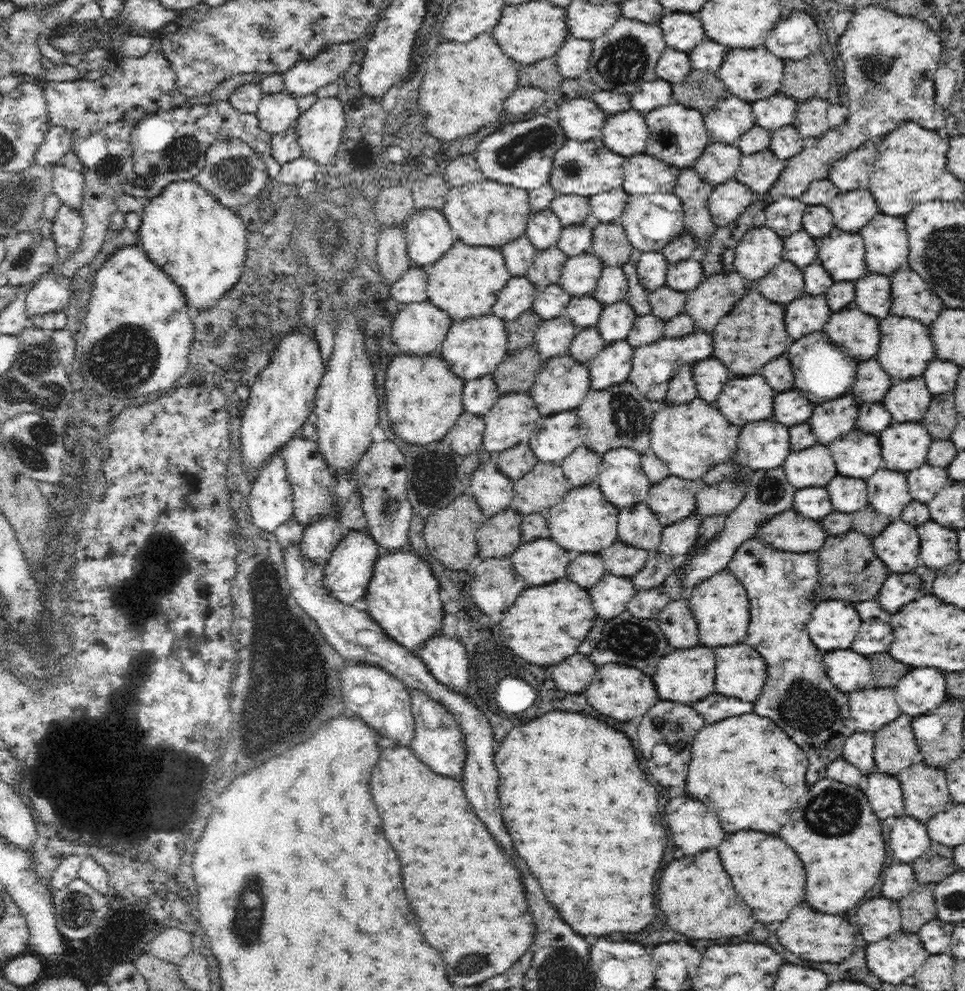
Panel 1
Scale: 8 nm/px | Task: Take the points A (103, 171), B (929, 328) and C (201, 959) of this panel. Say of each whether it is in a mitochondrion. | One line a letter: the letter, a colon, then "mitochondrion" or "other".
A: mitochondrion
B: other
C: other

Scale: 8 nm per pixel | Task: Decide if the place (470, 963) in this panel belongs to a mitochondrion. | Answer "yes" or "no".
yes

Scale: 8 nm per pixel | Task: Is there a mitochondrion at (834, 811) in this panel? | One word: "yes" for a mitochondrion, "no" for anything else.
yes

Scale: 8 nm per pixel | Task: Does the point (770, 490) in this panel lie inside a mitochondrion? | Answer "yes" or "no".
yes

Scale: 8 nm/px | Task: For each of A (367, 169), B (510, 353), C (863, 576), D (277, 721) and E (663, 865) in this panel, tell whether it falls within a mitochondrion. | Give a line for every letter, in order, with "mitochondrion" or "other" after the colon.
A: other
B: other
C: mitochondrion
D: mitochondrion
E: other

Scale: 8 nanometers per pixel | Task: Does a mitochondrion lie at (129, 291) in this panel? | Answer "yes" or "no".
no

